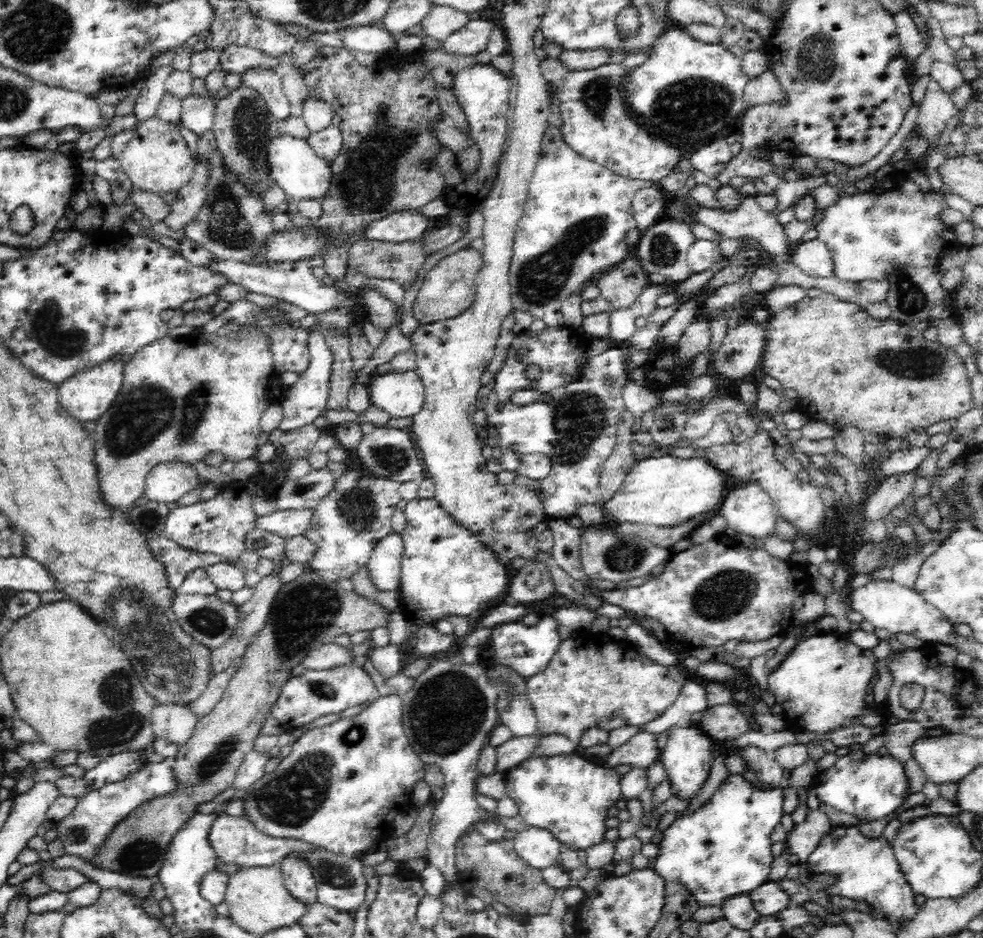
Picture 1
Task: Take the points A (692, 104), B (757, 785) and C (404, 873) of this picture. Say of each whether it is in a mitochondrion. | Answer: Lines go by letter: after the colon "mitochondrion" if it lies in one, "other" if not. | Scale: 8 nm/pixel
A: mitochondrion
B: other
C: other

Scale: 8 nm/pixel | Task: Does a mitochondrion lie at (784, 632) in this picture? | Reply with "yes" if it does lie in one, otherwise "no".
no

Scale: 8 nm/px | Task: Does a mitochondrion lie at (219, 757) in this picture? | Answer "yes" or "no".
yes

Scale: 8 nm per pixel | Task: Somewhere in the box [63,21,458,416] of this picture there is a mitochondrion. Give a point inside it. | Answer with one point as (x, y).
(364, 185)

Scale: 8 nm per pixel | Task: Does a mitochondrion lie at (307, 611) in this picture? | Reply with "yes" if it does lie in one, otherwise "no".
yes

